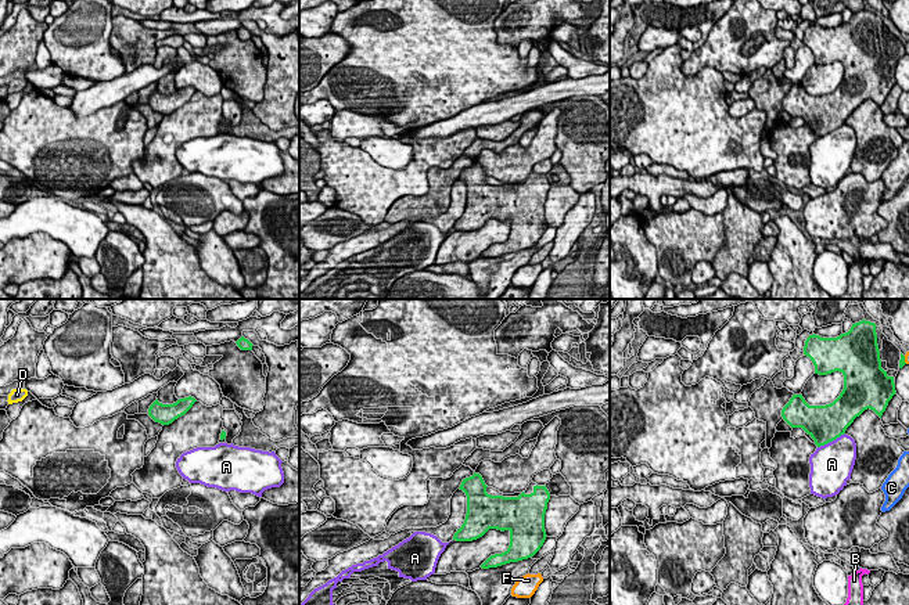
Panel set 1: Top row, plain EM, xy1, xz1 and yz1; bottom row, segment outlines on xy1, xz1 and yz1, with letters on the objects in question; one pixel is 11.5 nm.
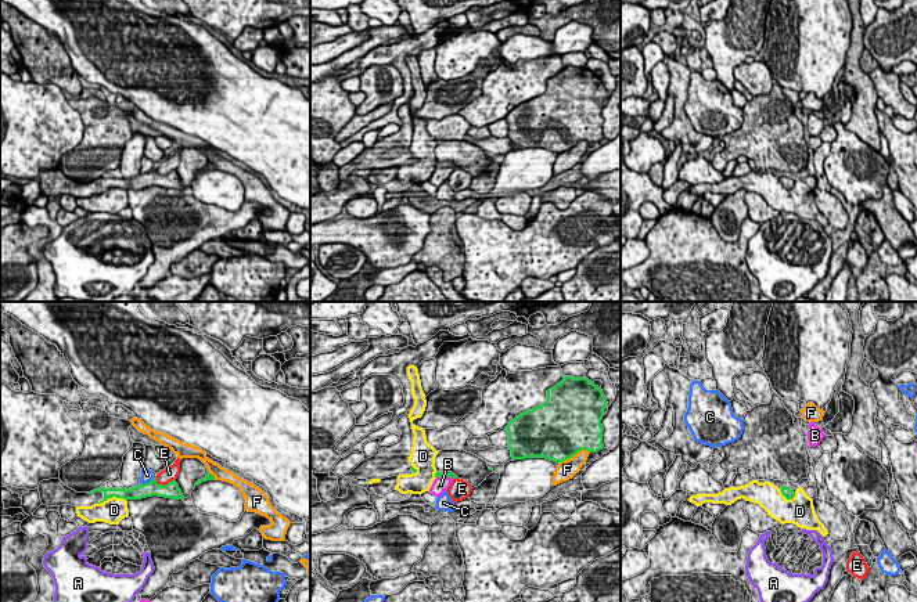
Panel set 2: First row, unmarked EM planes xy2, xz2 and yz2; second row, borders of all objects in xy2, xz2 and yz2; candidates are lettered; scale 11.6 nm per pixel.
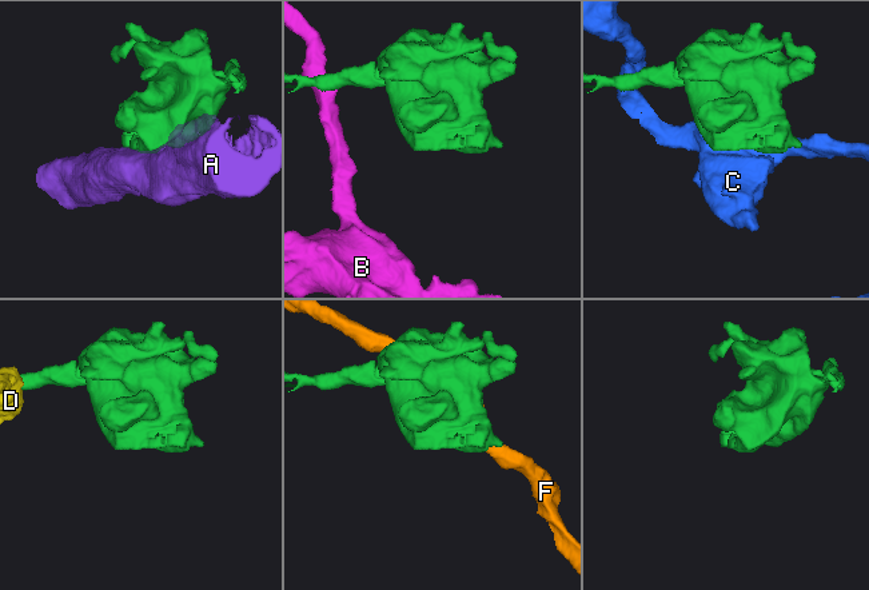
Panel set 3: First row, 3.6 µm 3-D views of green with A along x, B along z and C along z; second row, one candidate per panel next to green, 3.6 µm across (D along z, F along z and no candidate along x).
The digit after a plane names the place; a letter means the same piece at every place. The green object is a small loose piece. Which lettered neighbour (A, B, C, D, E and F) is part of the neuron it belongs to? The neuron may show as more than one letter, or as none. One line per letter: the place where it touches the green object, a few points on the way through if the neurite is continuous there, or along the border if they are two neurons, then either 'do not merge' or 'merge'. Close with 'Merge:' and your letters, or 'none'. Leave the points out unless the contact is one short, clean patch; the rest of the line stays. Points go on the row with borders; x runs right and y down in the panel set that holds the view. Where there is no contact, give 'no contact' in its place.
A: yz1 (830, 440) | do not merge
B: xz2 (445, 476) | along xz2 (437, 476), (450, 476), (453, 479) | do not merge
C: xy2 (148, 482) | along xy2 (154, 476), (141, 485) | do not merge
D: xy2 (112, 496) | along xy2 (126, 500), (108, 497), (99, 504) | do not merge
E: xy2 (165, 485) | do not merge
F: xz2 (574, 454) | do not merge
Merge: none

